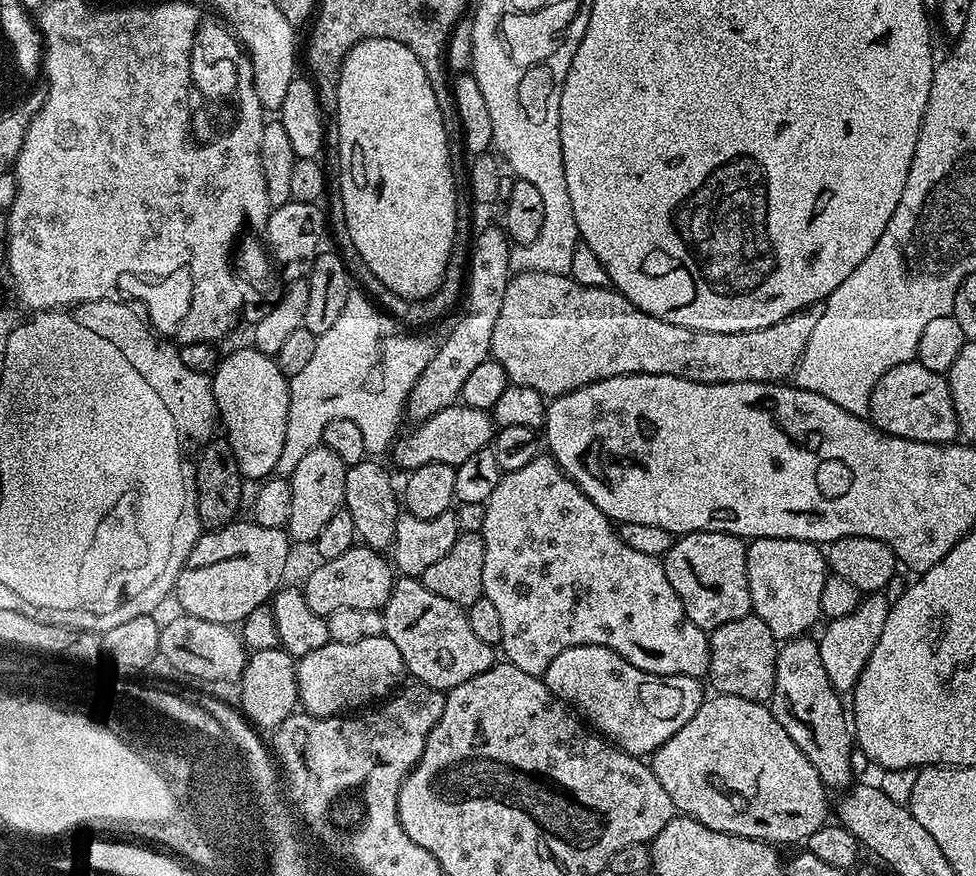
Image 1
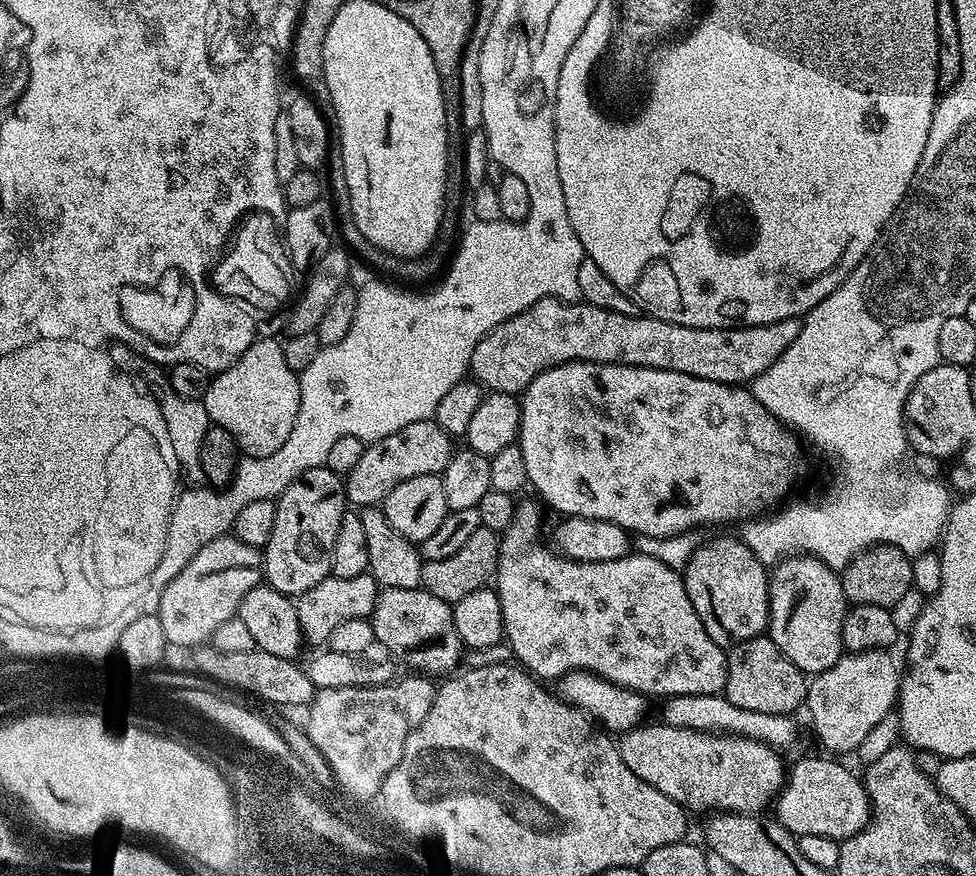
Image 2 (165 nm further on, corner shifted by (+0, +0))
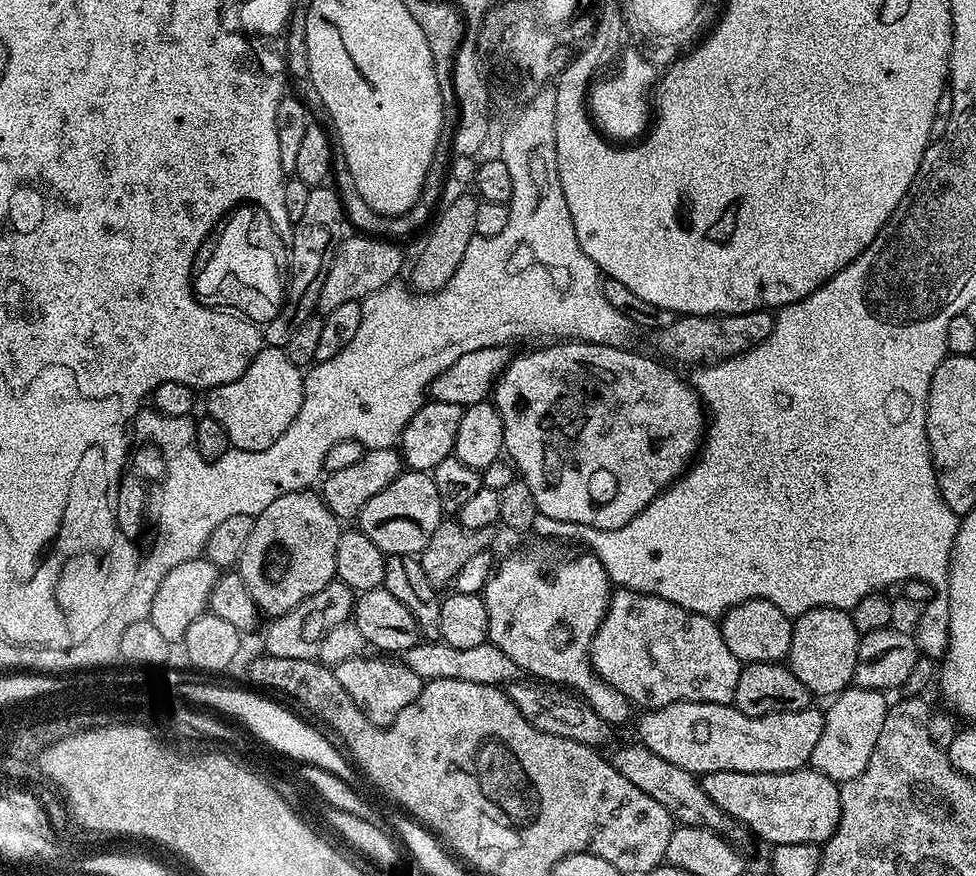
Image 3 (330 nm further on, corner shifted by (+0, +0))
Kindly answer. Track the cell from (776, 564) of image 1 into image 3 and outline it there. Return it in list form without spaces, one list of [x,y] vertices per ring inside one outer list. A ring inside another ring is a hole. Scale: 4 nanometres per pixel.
[[[815,608],[795,617],[792,641],[786,657],[787,667],[806,686],[813,697],[835,697],[854,681],[854,666],[858,662],[861,633],[852,621],[851,611],[843,608]]]

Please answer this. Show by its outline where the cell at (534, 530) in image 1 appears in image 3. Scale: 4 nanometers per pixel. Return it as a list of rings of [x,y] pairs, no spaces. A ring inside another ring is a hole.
[[[629,588],[613,591],[602,622],[594,634],[590,663],[598,676],[640,710],[670,706],[674,702],[732,704],[742,667],[742,661],[730,654],[730,646],[726,646],[720,625],[713,617],[694,614],[682,606],[674,606],[674,602],[666,602],[666,598]]]

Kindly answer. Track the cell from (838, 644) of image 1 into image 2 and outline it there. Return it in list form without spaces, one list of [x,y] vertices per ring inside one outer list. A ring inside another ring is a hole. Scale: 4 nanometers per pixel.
[[[873,650],[870,652],[853,652],[851,654],[845,654],[841,656],[838,662],[834,662],[834,666],[830,666],[830,670],[825,672],[817,672],[815,675],[808,680],[808,698],[806,701],[806,709],[808,708],[808,716],[812,719],[812,728],[816,731],[816,736],[820,739],[820,744],[825,753],[828,754],[840,754],[836,752],[852,752],[884,719],[888,716],[888,711],[895,709],[898,704],[898,697],[900,694],[900,681],[902,679],[901,669],[896,669],[896,664],[894,661],[888,657],[889,653],[884,650]]]

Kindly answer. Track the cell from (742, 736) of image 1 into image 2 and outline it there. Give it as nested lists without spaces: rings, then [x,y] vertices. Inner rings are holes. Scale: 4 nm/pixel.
[[[663,722],[657,724],[641,723],[639,726],[630,729],[619,737],[618,747],[622,754],[622,762],[626,762],[626,766],[630,766],[630,770],[634,770],[636,777],[642,782],[650,782],[650,786],[654,786],[654,790],[660,790],[662,794],[666,794],[672,801],[676,801],[687,811],[706,810],[705,812],[751,812],[753,814],[763,811],[775,801],[776,796],[784,786],[786,779],[786,764],[783,764],[780,756],[781,753],[770,747],[766,743],[760,743],[756,739],[746,739],[745,736],[729,736],[727,733],[708,733],[696,732],[689,728],[672,727]]]

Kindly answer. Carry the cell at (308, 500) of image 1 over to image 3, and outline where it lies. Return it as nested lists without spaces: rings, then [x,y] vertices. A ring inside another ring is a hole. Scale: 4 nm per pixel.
[[[314,493],[282,494],[254,518],[254,530],[250,530],[246,550],[242,550],[238,571],[265,617],[286,614],[310,594],[318,594],[336,575],[334,550],[338,550],[342,524],[325,506],[323,495]]]

